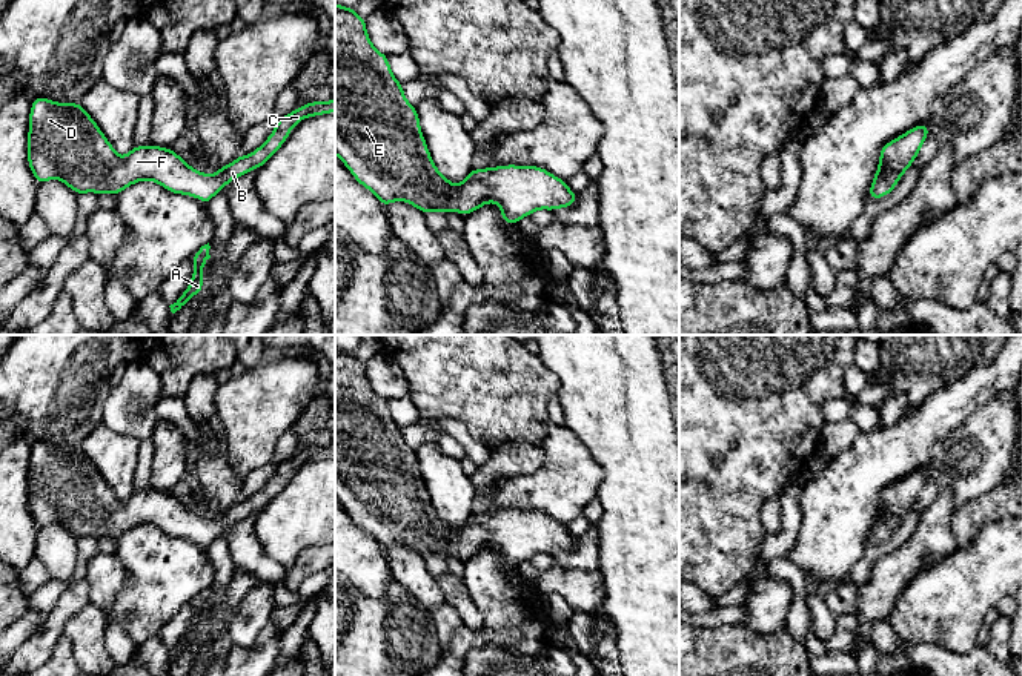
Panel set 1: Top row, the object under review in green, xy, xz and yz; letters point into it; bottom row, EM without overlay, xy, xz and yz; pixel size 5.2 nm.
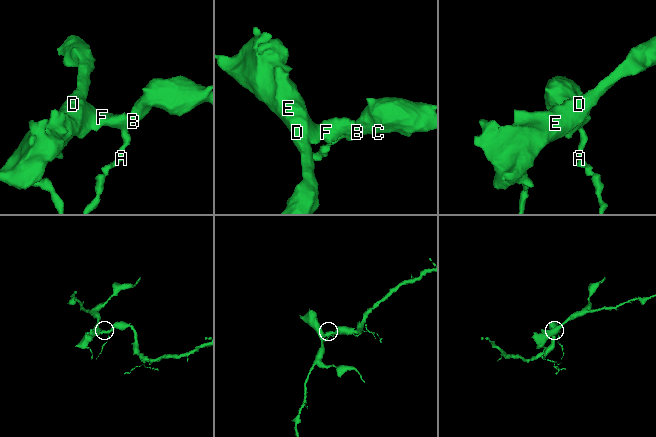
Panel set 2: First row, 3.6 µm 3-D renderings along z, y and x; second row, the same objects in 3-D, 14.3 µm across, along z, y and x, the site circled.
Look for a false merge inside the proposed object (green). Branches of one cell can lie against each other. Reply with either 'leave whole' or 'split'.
leave whole

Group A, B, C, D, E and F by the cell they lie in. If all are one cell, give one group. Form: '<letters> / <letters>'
A B C D E F

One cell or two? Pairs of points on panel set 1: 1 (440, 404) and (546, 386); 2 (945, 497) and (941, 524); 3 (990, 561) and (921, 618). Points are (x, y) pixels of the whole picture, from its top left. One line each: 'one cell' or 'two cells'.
1: one cell
2: one cell
3: one cell

